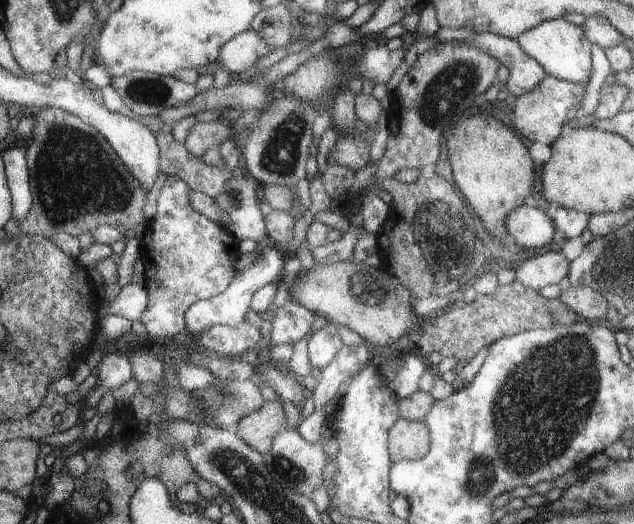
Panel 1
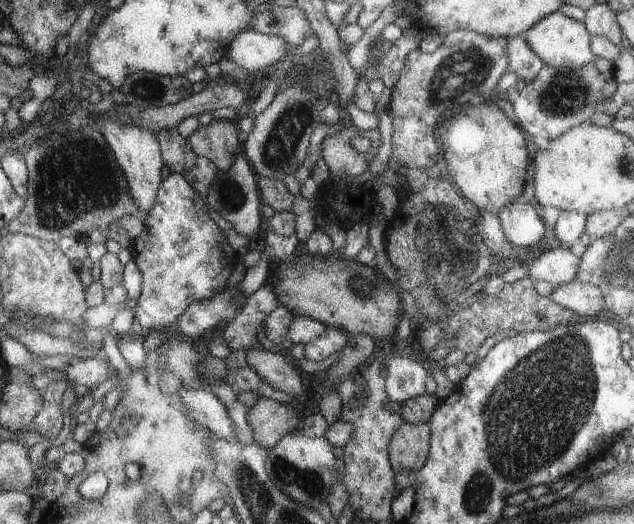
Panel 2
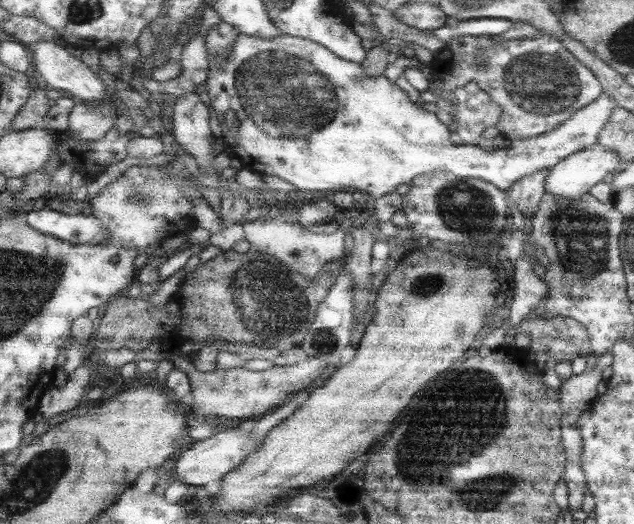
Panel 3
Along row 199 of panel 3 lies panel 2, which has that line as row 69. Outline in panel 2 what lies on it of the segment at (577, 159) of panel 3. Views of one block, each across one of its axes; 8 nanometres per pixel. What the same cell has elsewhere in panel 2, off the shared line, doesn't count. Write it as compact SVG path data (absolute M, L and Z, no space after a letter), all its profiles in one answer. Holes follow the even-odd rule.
M559 11L541 18L520 36L541 63L550 68L561 68L569 73L577 74L579 68L590 64L594 58L589 49L591 37L585 31L582 22L566 18Z

